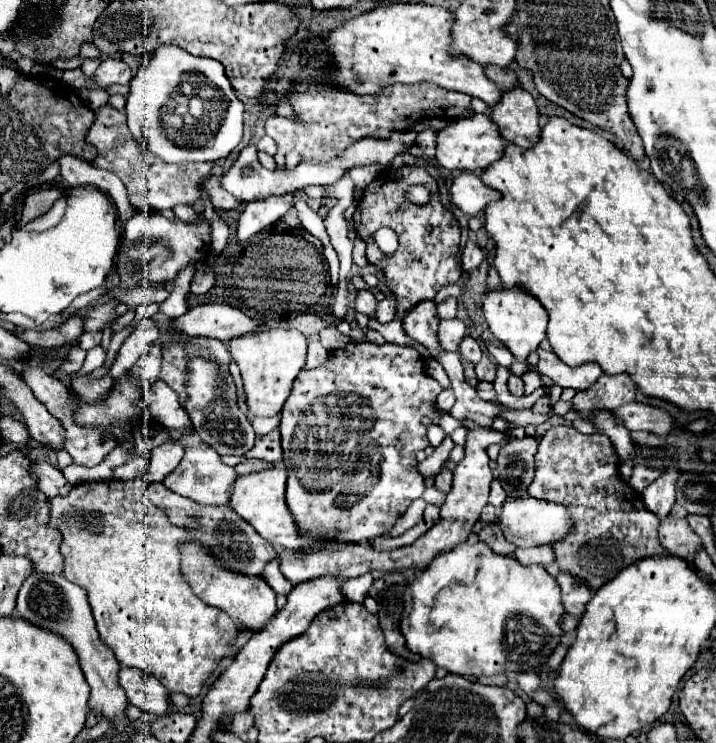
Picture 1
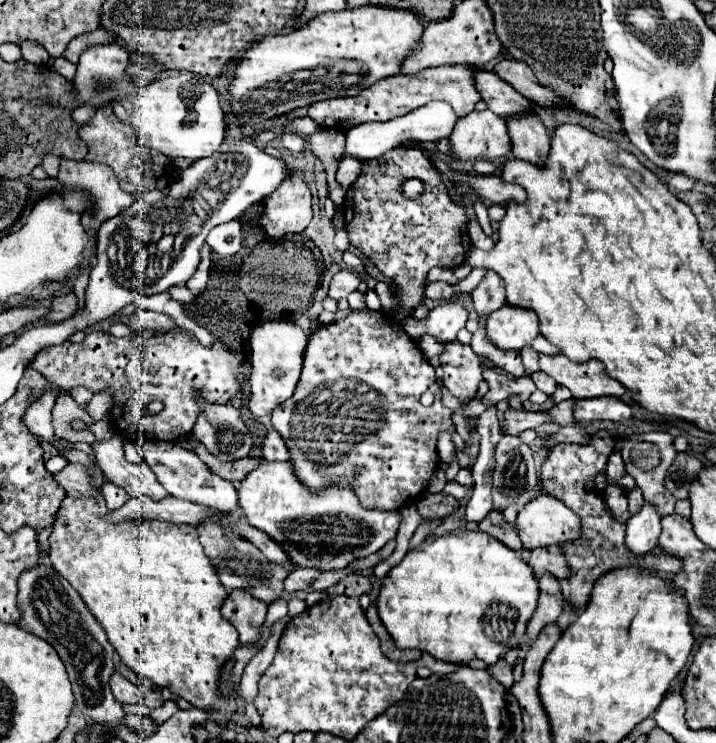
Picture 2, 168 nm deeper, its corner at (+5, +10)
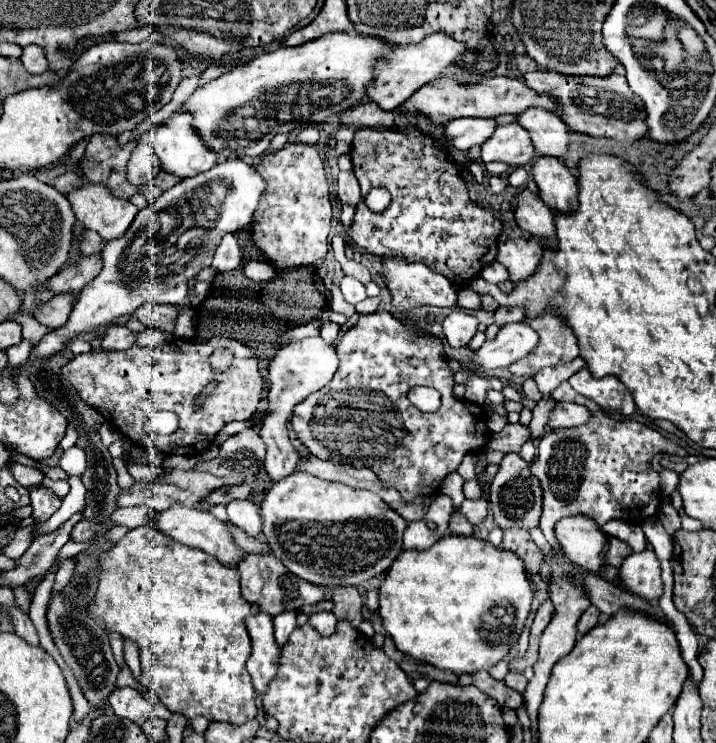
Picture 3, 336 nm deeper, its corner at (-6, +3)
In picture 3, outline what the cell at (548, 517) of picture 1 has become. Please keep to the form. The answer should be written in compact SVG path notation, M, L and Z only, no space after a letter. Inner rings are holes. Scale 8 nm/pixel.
M584 515L564 517L556 523L556 541L564 557L580 569L598 573L604 559L604 531Z

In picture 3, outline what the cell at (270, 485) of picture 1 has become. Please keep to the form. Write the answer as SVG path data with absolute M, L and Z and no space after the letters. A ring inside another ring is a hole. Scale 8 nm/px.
M292 473L276 481L264 495L260 505L262 533L268 539L272 553L300 579L322 585L362 585L364 581L386 571L402 551L402 533L406 529L406 519L402 519L392 507L388 507L376 493L358 491L344 483L324 481L308 473Z

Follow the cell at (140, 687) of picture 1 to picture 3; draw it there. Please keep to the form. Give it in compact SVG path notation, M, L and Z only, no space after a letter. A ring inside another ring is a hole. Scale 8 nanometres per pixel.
M120 687L110 695L110 707L114 711L114 715L130 719L138 725L144 725L148 717L152 717L152 703L138 691L132 687Z

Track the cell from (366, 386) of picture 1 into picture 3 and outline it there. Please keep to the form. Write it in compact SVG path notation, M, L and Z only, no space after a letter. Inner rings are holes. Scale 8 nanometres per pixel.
M376 311L372 315L360 315L358 323L340 337L336 353L340 359L340 367L332 381L304 399L304 403L296 405L296 411L290 419L296 437L308 447L314 457L350 457L350 465L360 465L360 461L356 461L358 457L380 459L380 481L386 487L394 487L396 491L400 491L404 501L414 501L418 497L434 497L444 477L458 469L464 455L478 453L488 443L490 431L486 427L486 411L466 399L456 399L452 395L454 379L450 375L448 359L438 337L412 333L392 313ZM414 385L426 385L440 391L442 407L436 413L422 413L412 407L406 395L408 389Z

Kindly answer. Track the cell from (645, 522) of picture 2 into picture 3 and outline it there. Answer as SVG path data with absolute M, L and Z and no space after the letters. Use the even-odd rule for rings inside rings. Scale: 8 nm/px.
M646 547L640 553L632 553L620 571L620 579L624 579L624 589L648 599L656 601L662 595L662 567L656 557L656 551Z

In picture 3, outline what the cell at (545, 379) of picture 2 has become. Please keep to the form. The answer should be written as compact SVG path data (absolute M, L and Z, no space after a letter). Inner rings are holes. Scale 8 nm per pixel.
M576 357L572 363L566 363L566 365L560 365L560 367L546 367L544 371L540 371L534 381L538 383L538 389L544 397L548 397L562 381L566 381L574 371L578 371L578 367L584 367L584 359Z

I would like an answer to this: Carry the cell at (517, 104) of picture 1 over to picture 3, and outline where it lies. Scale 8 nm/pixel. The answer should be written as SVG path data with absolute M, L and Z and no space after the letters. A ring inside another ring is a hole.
M540 155L532 165L532 179L540 187L540 197L550 209L570 213L578 207L576 177L558 157Z

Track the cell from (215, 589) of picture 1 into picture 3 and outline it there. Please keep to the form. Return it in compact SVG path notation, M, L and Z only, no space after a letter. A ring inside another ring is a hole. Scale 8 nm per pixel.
M258 611L258 615L246 617L246 629L252 639L252 655L248 657L246 669L252 677L254 689L258 693L266 691L268 681L276 675L278 659L280 659L280 647L274 639L274 627L272 617L264 611Z

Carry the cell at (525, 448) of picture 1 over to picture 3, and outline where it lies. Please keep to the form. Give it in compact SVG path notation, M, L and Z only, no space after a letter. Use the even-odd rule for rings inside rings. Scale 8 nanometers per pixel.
M520 453L504 455L500 469L494 477L494 483L490 487L490 505L492 505L494 521L500 529L522 527L530 531L538 527L542 515L542 485L540 479L530 471L530 463L524 461Z

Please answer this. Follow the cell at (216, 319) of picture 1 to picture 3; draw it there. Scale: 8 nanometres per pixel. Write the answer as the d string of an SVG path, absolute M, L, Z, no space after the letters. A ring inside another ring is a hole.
M112 325L106 335L104 335L104 343L102 349L130 349L138 339L138 333L130 331L126 325Z

